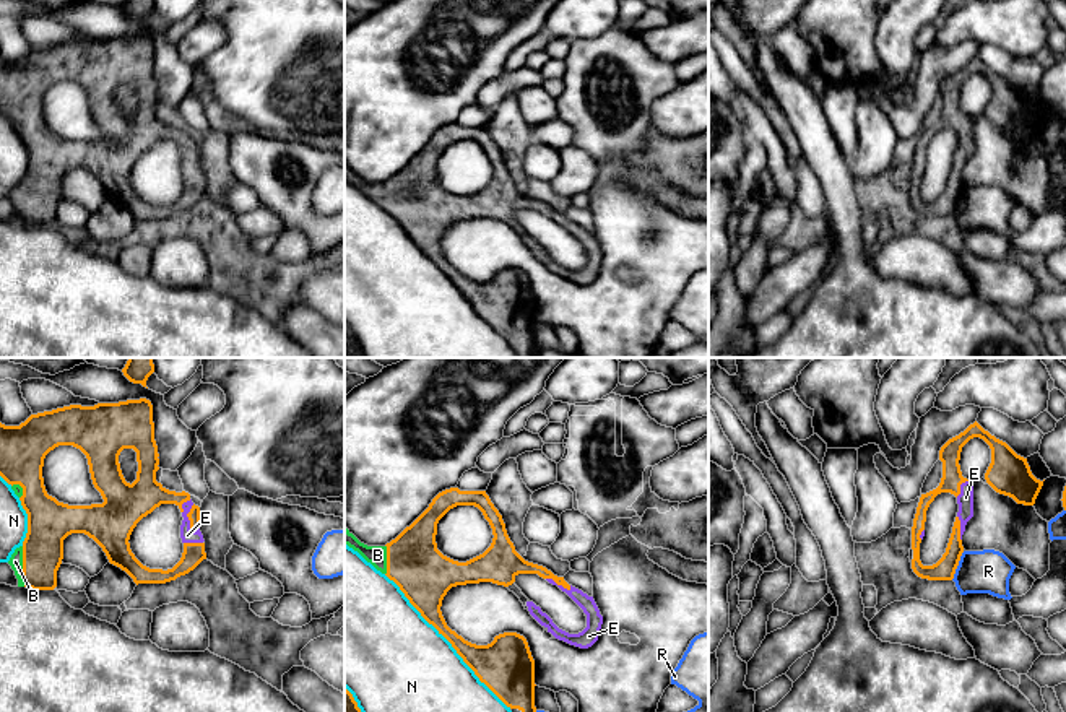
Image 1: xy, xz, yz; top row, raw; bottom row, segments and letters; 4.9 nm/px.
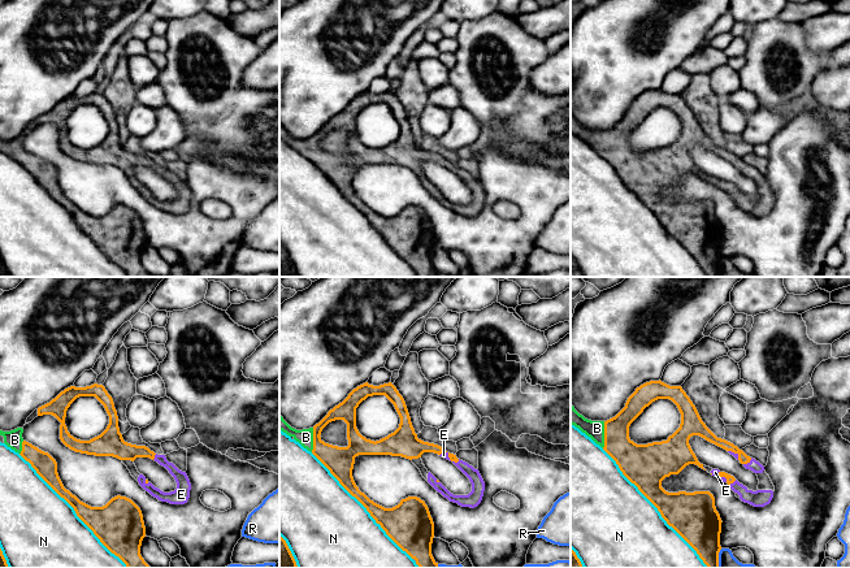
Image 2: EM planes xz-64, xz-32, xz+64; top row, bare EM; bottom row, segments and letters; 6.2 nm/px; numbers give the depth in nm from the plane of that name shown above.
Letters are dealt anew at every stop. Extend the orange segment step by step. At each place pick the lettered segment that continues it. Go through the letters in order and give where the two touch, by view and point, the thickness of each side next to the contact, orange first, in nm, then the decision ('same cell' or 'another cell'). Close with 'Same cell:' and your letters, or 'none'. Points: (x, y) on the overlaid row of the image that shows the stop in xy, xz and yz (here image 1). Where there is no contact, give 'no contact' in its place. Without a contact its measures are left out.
B: xy (23, 566) | 220/70 nm | same cell
E: xy (189, 519) | 60/70 nm | same cell
N: xz (449, 641) | 200/460 nm | another cell
R: yz (957, 564) | 110/220 nm | another cell
Same cell: B, E

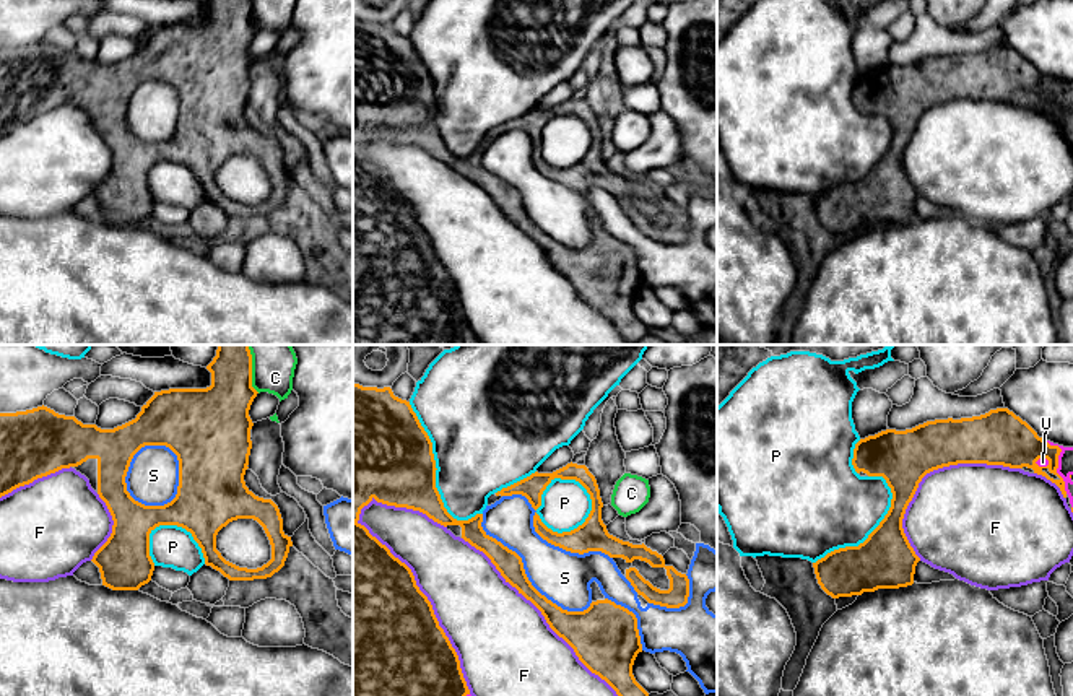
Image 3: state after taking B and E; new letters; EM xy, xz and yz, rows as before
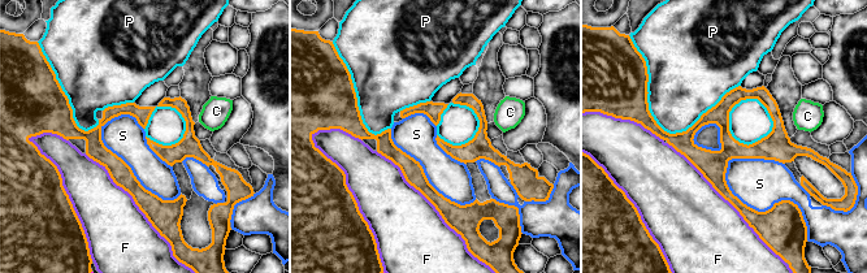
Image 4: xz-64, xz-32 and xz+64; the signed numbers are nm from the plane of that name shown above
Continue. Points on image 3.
C: xy (251, 369) | 280/220 nm | another cell
F: xz (423, 594) | 500/380 nm | another cell
P: xz (571, 530) | 160/240 nm | another cell
S: xy (179, 485) | 360/260 nm | another cell
U: yz (1057, 464) | 240/80 nm | same cell
Same cell: U

